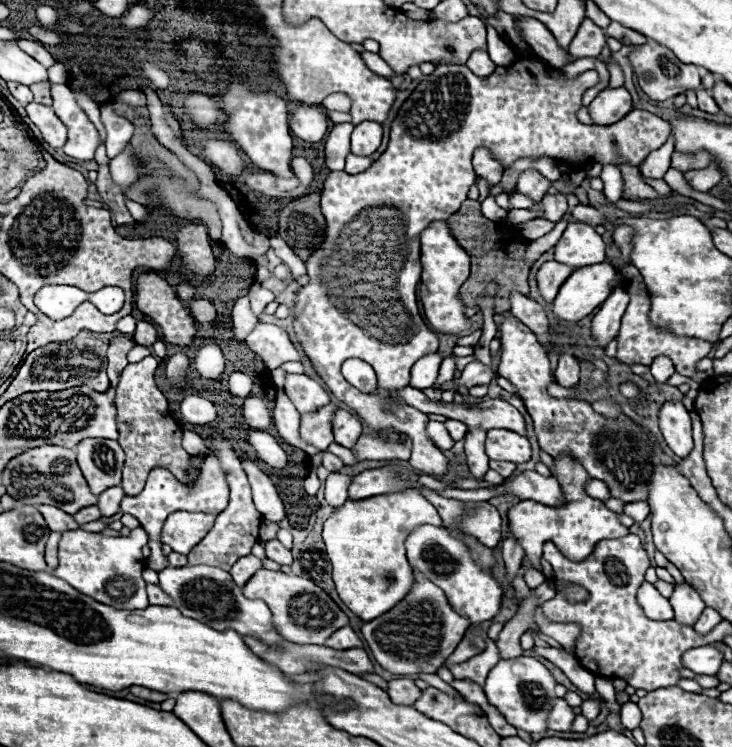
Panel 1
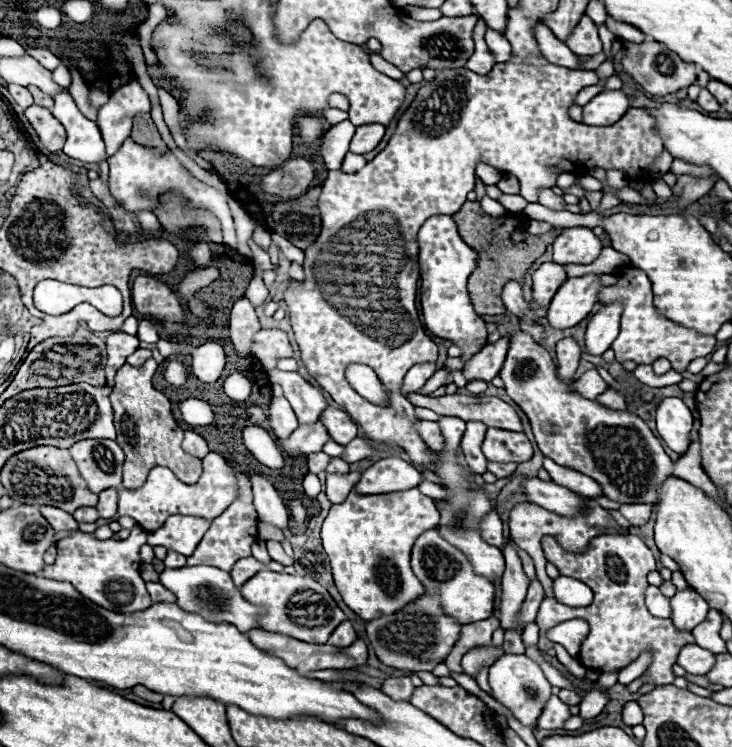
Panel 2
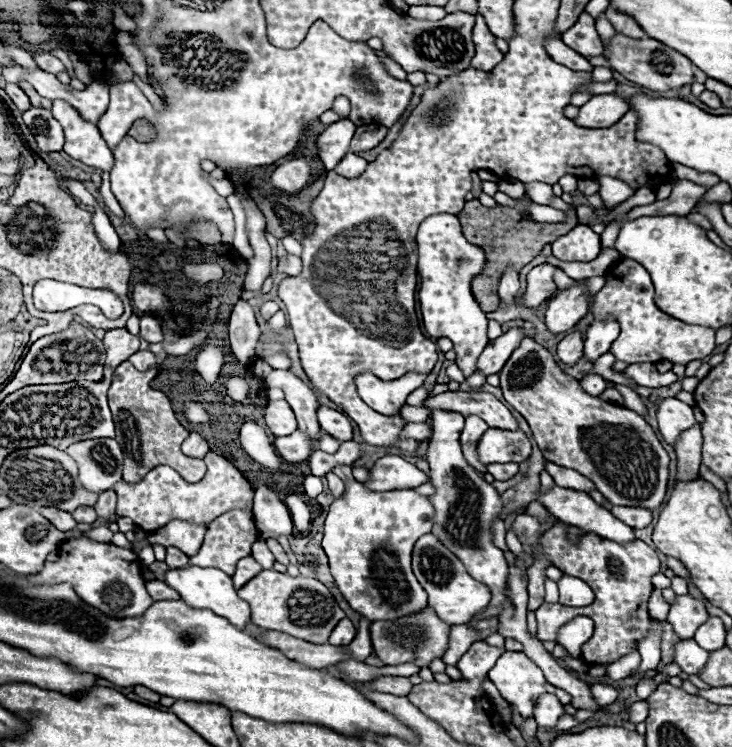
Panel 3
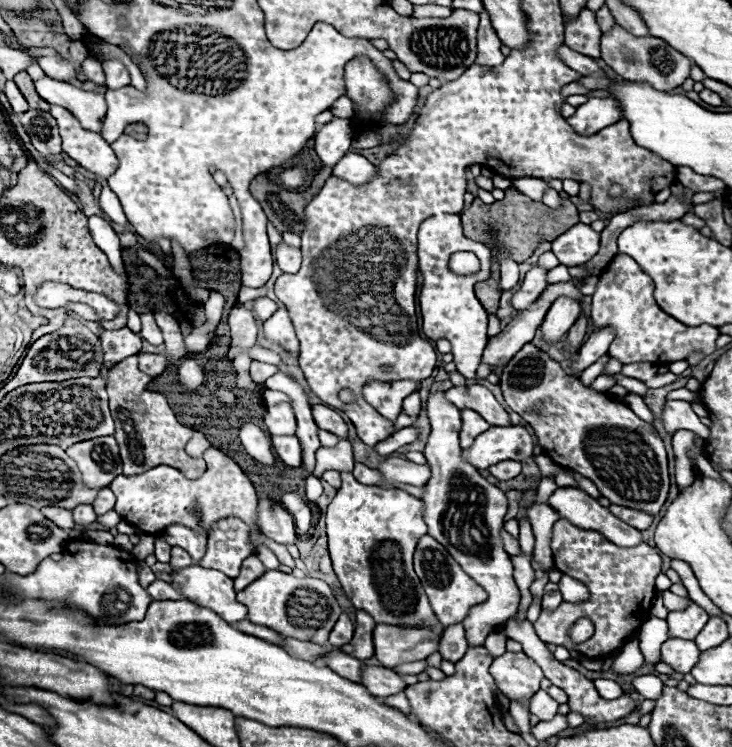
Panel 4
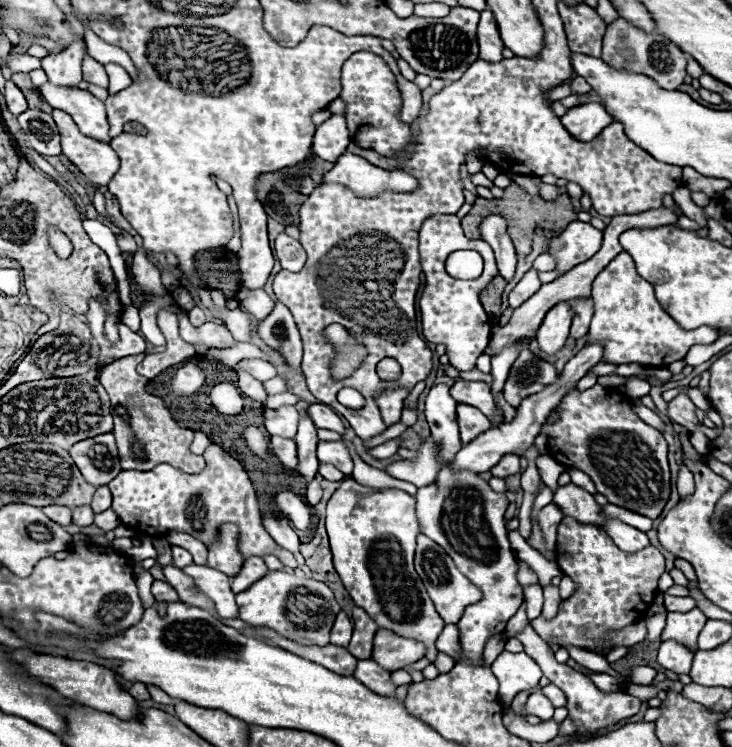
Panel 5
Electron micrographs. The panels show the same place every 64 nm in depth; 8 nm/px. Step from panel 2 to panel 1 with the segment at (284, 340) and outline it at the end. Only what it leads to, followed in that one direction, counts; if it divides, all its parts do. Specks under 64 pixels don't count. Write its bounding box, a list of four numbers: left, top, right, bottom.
[246,324,300,370]

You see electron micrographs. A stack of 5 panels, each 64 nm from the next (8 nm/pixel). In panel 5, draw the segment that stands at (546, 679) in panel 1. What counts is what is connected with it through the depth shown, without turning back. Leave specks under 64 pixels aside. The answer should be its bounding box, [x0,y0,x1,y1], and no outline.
[492,650,542,706]

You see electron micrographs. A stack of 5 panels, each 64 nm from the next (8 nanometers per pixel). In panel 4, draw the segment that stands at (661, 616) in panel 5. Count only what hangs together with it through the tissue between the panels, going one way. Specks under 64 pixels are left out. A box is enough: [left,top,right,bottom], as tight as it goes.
[640,618,668,664]

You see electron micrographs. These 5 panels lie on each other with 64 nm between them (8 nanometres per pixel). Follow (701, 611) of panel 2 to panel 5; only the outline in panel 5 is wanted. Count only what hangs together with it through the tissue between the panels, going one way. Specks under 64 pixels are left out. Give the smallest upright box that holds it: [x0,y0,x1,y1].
[662,608,706,650]

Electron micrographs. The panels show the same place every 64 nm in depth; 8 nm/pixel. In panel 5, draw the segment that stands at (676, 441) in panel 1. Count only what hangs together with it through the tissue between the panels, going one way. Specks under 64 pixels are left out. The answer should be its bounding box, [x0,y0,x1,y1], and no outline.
[668,386,698,430]

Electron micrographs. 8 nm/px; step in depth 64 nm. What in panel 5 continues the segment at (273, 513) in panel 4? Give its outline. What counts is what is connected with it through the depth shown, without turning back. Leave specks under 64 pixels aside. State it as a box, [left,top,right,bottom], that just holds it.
[264,516,300,552]

